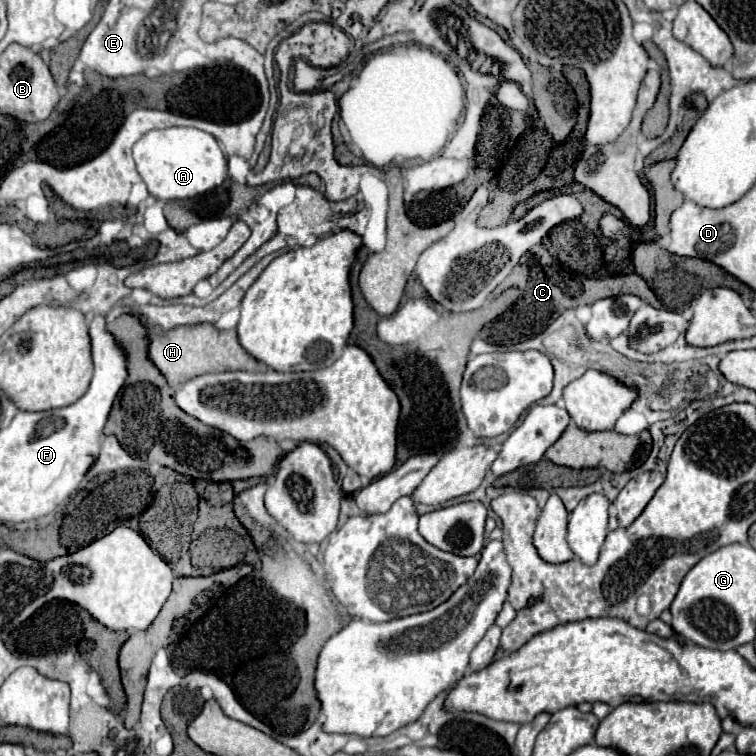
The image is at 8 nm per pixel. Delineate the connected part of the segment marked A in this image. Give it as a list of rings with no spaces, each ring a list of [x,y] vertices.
[[[198,128],[150,130],[134,144],[134,162],[148,192],[158,200],[194,198],[226,180],[226,158],[216,138]]]

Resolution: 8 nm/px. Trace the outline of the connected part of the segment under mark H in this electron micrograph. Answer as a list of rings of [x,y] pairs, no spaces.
[[[194,324],[172,328],[168,332],[148,332],[148,356],[150,362],[166,376],[166,382],[174,388],[194,376],[224,370],[248,370],[266,372],[268,368],[254,360],[238,342],[236,330],[216,330],[212,324]]]

